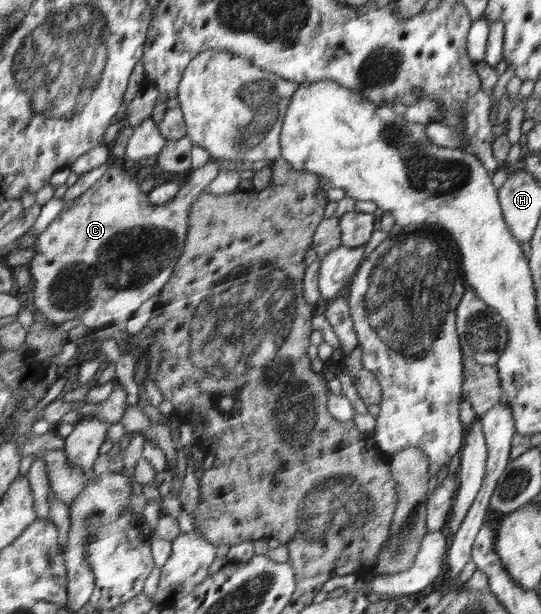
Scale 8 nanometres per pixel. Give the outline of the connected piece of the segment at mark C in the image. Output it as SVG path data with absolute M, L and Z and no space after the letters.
M210 158L201 168L192 171L191 176L185 184L180 186L178 193L165 204L154 204L149 197L146 197L144 193L140 193L138 189L138 183L134 181L134 177L130 177L122 167L110 165L109 168L104 172L104 175L94 184L90 189L87 189L81 196L76 197L72 201L65 204L65 209L62 210L56 219L48 225L48 228L38 236L35 243L34 256L30 262L29 269L34 277L34 307L35 312L39 314L42 320L50 324L61 325L68 319L74 319L74 317L80 317L80 325L89 327L102 327L102 325L108 325L112 323L112 317L114 317L114 323L120 324L120 321L128 321L132 317L132 313L140 307L146 301L150 299L154 293L159 293L160 289L163 289L168 283L168 279L172 276L172 271L182 255L182 249L186 245L186 235L188 235L188 214L190 204L204 191L210 182L220 173L218 169L218 160Z

